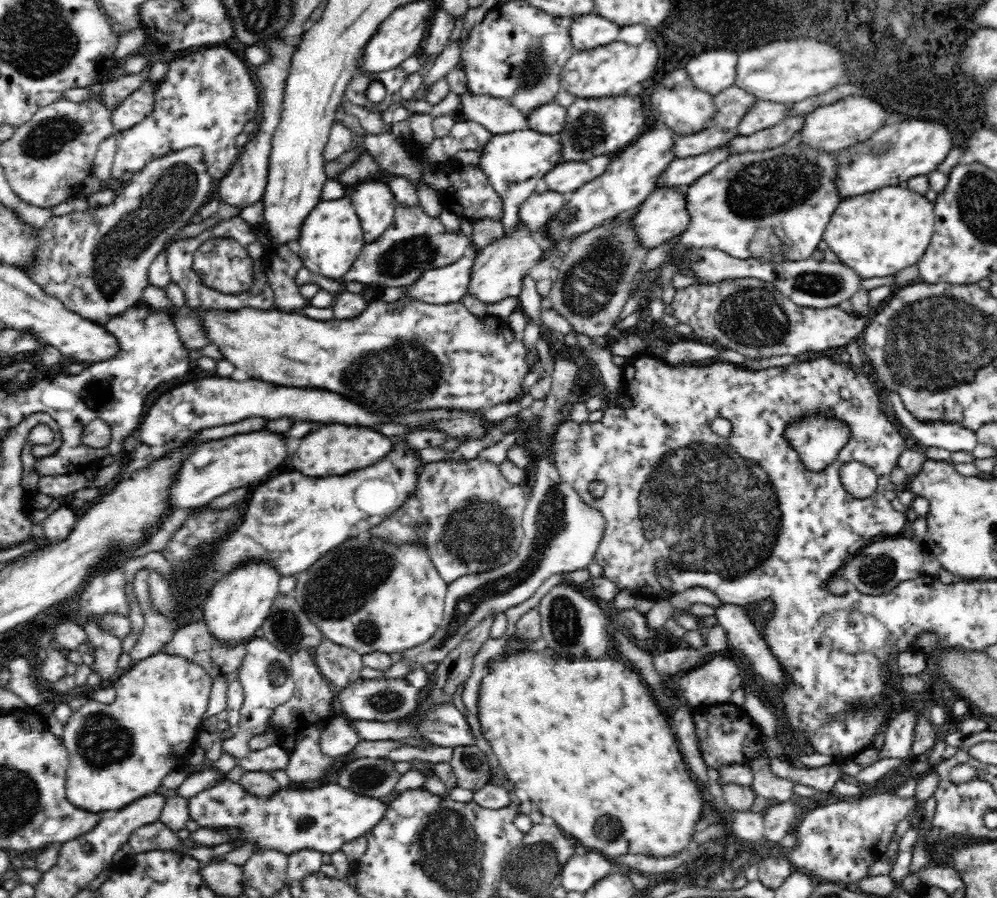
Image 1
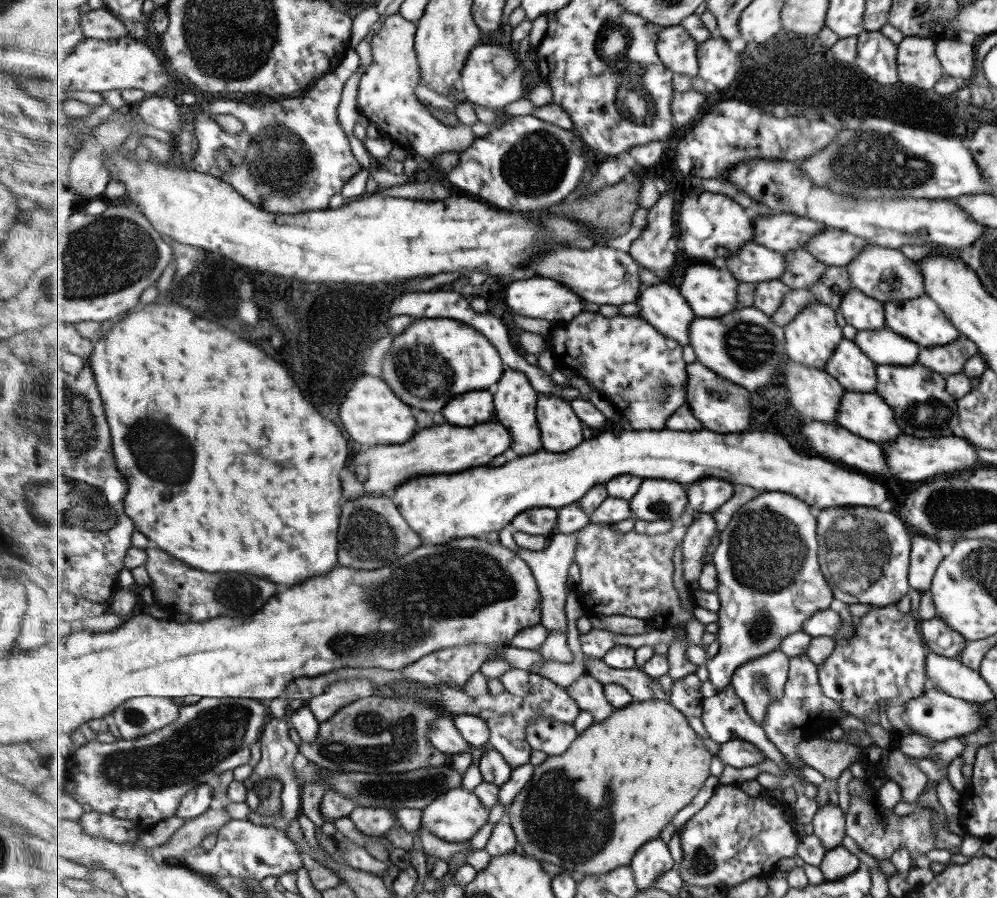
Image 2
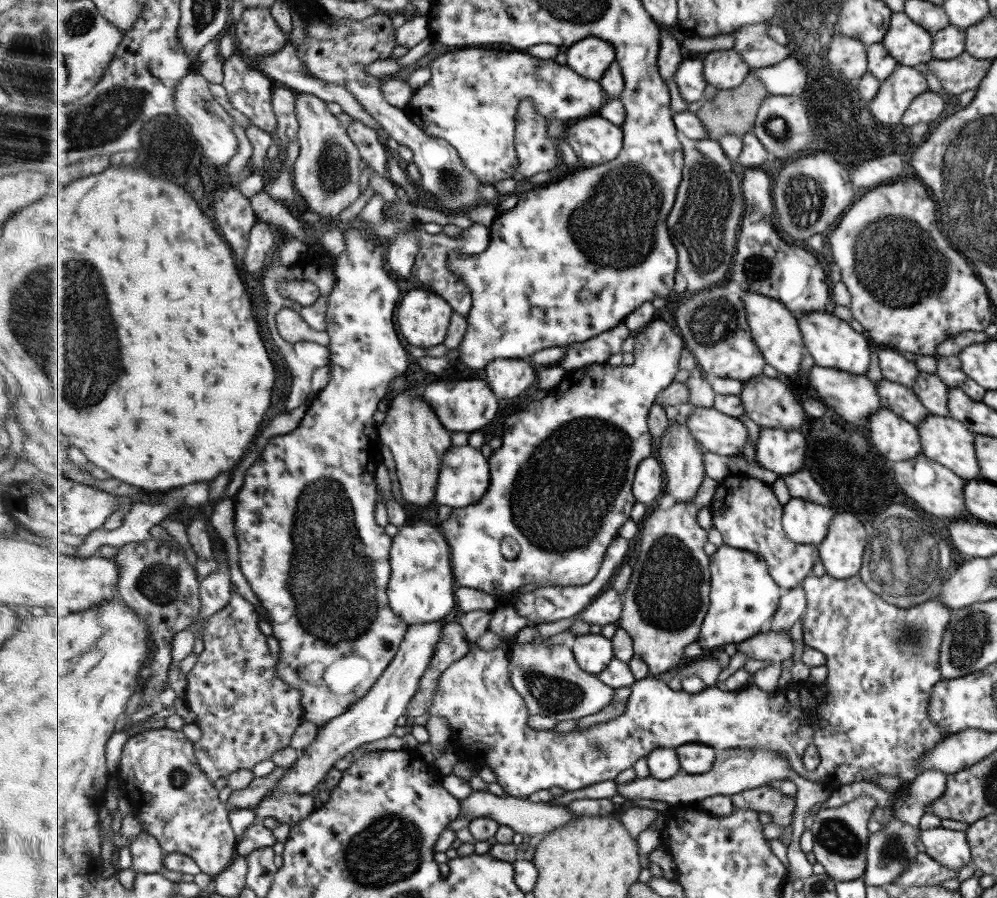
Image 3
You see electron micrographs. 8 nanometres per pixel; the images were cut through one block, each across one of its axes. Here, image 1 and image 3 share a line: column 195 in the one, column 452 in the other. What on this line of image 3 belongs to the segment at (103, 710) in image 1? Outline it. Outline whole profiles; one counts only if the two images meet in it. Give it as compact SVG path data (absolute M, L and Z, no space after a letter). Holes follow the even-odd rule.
M810 574L802 587L808 602L803 618L804 644L825 655L827 676L823 682L794 683L790 688L778 688L767 693L751 680L739 691L708 686L699 694L691 694L671 690L661 679L649 676L637 680L631 687L625 713L613 720L585 727L585 730L561 733L535 729L529 724L531 714L527 703L515 689L510 676L509 650L497 648L487 651L472 643L469 654L441 675L439 689L433 695L433 703L424 720L430 716L447 718L458 753L472 761L477 770L483 767L493 770L505 794L519 798L539 795L539 790L549 790L553 786L569 791L615 780L623 770L636 768L642 758L648 757L655 749L676 749L691 743L709 745L714 749L769 747L785 755L800 776L827 784L829 789L859 781L875 784L875 775L893 775L901 779L901 787L907 790L917 776L914 768L917 759L947 736L943 726L929 720L927 705L931 687L941 679L939 645L951 611L939 602L937 596L907 608L897 607L871 592L857 575L837 580L828 575L817 578ZM811 744L819 757L819 763L812 772L803 762L803 754Z

